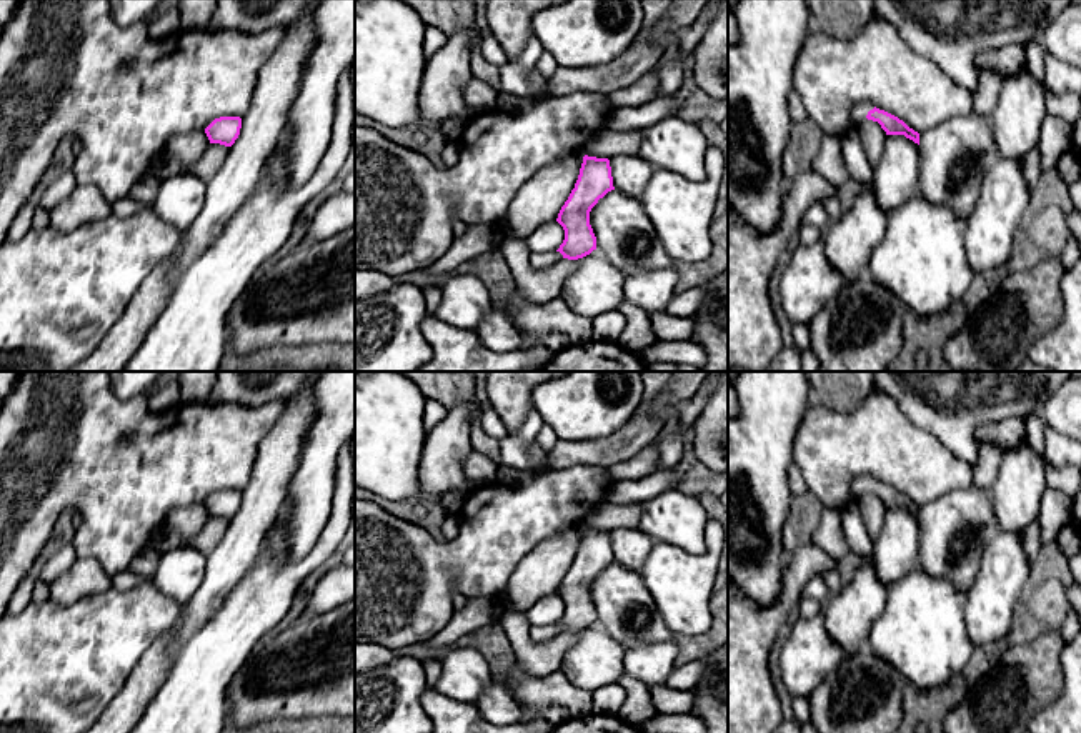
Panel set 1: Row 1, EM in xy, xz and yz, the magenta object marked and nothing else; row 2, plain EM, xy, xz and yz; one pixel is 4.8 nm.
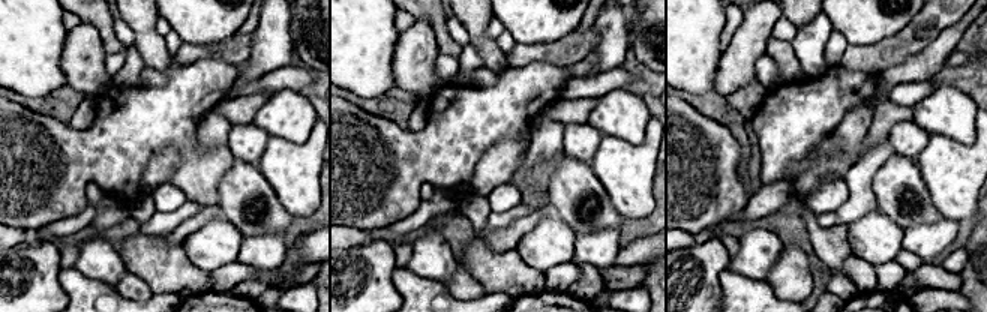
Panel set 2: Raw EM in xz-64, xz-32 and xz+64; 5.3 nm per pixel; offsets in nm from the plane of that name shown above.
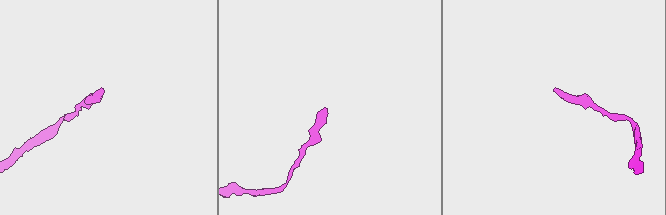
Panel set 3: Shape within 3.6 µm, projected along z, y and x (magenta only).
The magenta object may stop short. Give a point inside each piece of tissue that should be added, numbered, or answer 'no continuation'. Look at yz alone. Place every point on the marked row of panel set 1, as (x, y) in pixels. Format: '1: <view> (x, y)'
1: yz (858, 114)

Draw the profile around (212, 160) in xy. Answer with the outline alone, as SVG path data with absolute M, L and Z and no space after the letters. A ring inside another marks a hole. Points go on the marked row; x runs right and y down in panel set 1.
M210 143L200 160L190 168L182 167L172 153L165 152L158 160L152 163L150 173L160 180L165 180L168 177L188 172L197 175L202 185L205 185L222 170L228 152L230 147Z

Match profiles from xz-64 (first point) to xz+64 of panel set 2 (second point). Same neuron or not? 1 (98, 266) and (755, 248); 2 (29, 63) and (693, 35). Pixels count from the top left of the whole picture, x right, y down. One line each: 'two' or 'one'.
1: one
2: one

